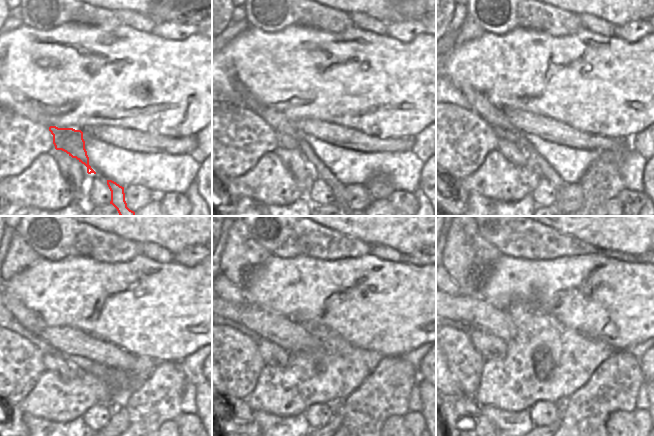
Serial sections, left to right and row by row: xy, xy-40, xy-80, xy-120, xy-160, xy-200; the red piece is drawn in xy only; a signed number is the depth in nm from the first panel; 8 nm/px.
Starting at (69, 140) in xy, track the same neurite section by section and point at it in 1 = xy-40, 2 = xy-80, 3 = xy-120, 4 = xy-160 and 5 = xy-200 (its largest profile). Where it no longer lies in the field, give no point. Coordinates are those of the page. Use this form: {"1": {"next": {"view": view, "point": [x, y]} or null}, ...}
{"1": {"next": {"view": "xy-40", "point": [287, 137]}}, "2": {"next": {"view": "xy-80", "point": [496, 118]}}, "3": {"next": {"view": "xy-120", "point": [30, 320]}}, "4": {"next": {"view": "xy-160", "point": [234, 294]}}, "5": {"next": {"view": "xy-200", "point": [456, 292]}}}

